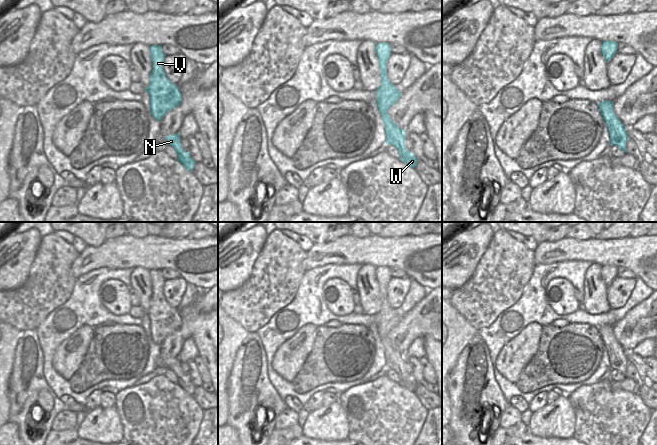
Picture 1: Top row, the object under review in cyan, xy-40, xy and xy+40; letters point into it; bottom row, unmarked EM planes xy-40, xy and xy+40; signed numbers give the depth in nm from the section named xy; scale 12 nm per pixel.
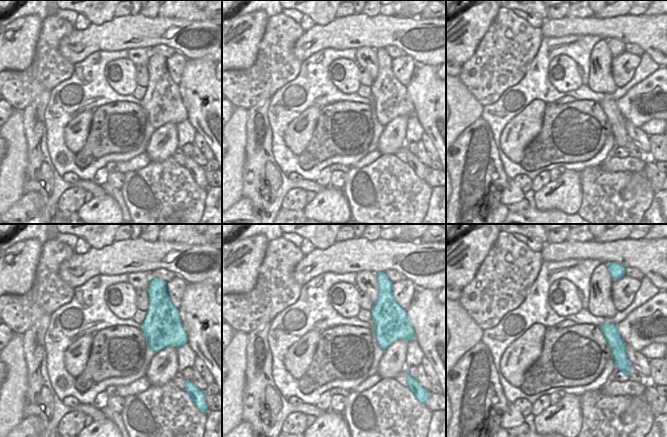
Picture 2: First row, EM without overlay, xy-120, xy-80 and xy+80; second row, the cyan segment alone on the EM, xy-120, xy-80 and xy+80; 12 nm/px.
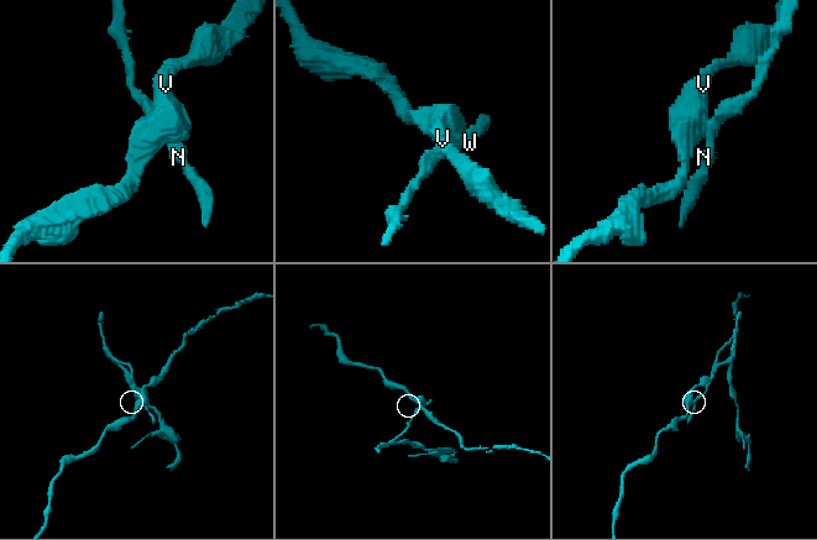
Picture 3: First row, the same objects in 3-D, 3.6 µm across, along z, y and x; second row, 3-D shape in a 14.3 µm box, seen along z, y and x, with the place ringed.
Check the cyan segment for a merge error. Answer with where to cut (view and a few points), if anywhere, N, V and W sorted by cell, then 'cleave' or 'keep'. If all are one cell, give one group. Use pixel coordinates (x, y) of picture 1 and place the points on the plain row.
xy (386, 336), (382, 339) | N W / V | cleave

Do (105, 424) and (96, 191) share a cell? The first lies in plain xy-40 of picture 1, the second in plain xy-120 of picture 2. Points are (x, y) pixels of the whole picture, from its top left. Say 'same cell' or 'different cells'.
different cells

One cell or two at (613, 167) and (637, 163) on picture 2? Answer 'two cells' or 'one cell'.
one cell

